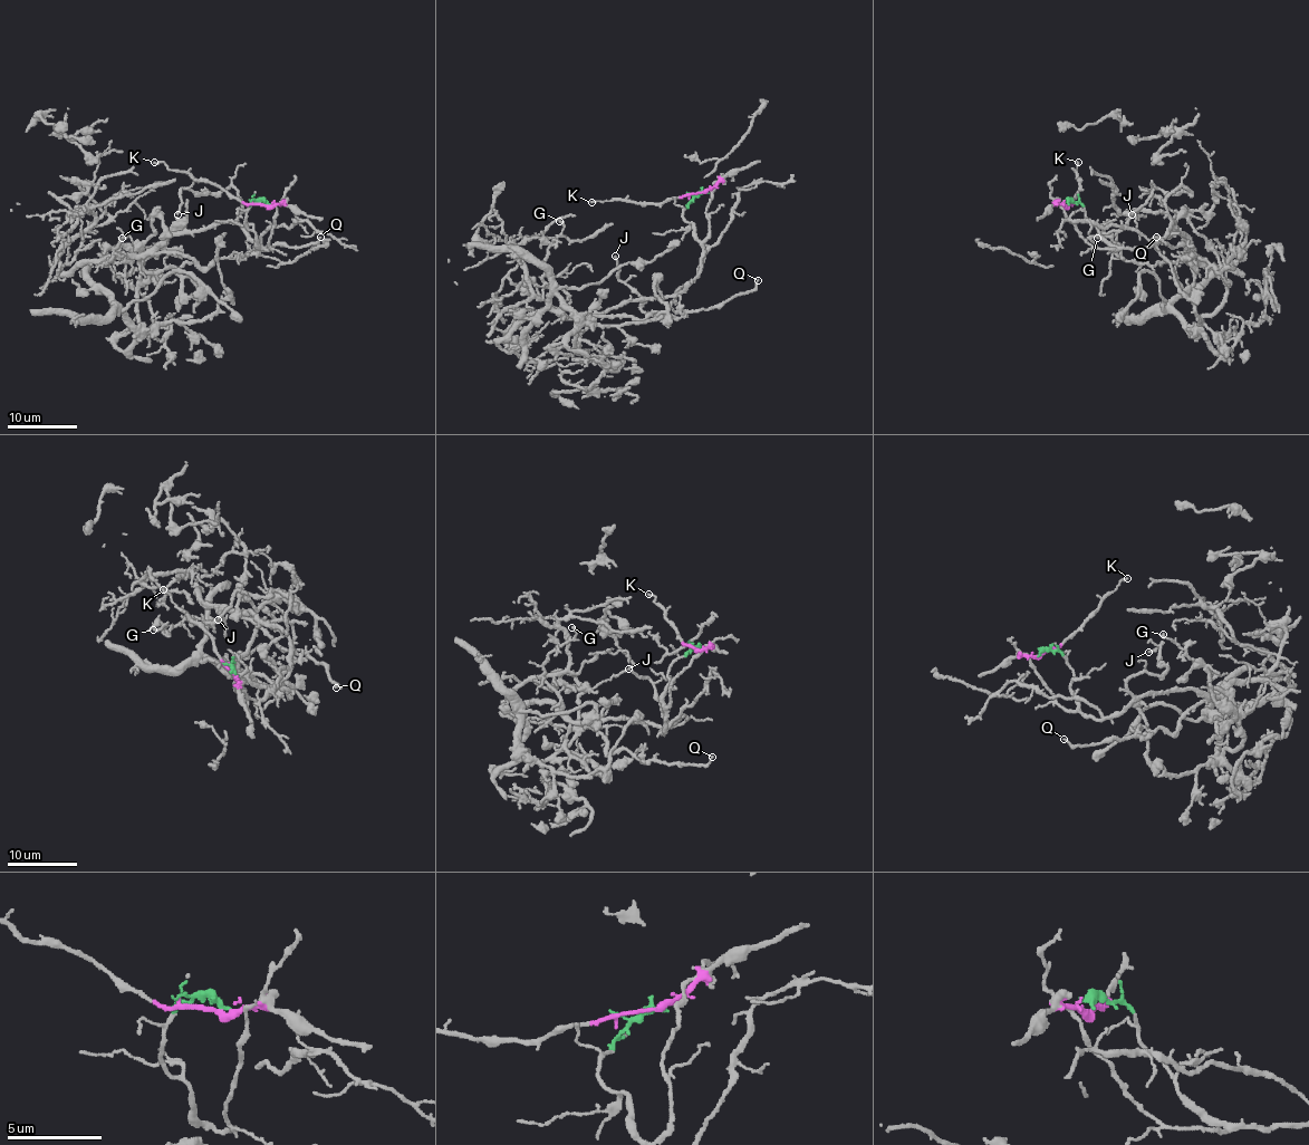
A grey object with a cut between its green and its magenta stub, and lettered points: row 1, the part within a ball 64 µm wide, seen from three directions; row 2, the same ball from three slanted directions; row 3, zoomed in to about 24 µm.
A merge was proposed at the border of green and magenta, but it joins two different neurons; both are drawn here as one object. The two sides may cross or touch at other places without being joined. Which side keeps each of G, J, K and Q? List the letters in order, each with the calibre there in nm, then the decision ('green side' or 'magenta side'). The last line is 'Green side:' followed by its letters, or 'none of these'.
G: 150 nm thick; green side
J: 160 nm thick; green side
K: 110 nm thick; magenta side
Q: 130 nm thick; green side
Green side: G, J, Q

